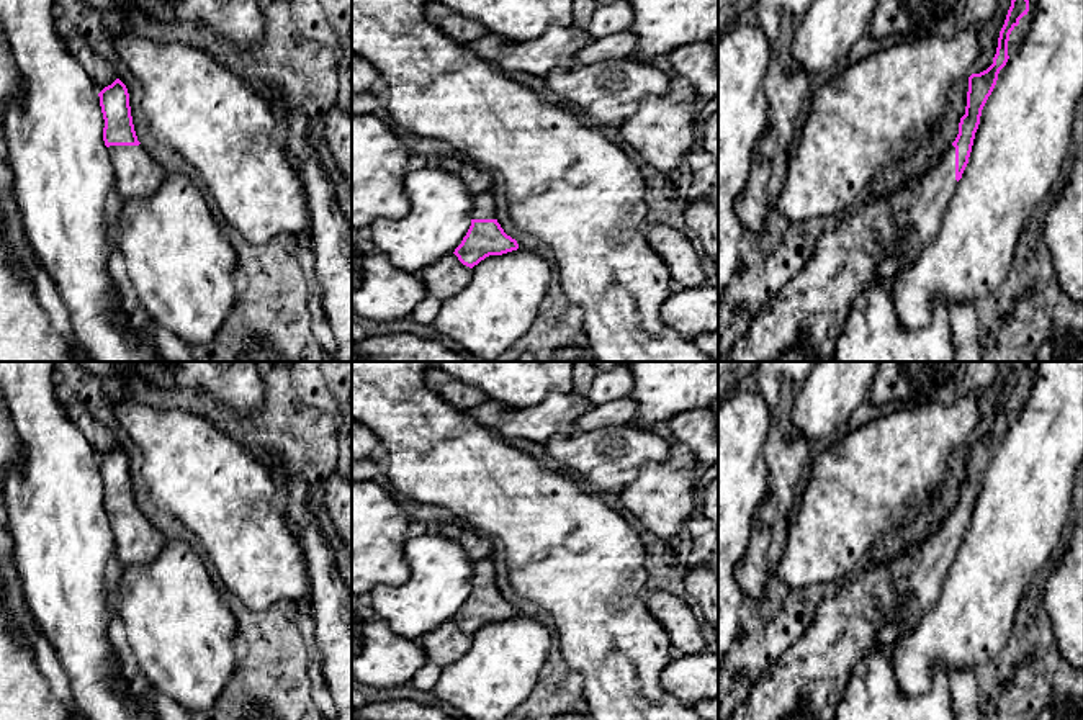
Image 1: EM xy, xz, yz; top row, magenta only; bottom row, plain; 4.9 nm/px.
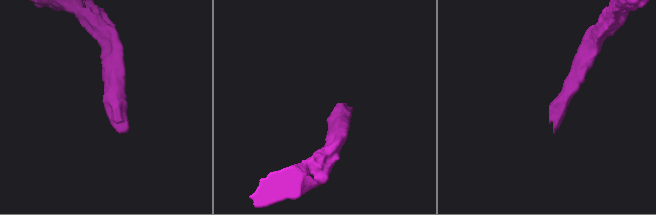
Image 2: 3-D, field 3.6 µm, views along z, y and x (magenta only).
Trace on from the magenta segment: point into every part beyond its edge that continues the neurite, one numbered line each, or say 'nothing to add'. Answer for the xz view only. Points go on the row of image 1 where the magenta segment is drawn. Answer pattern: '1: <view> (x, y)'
1: xz (483, 203)

